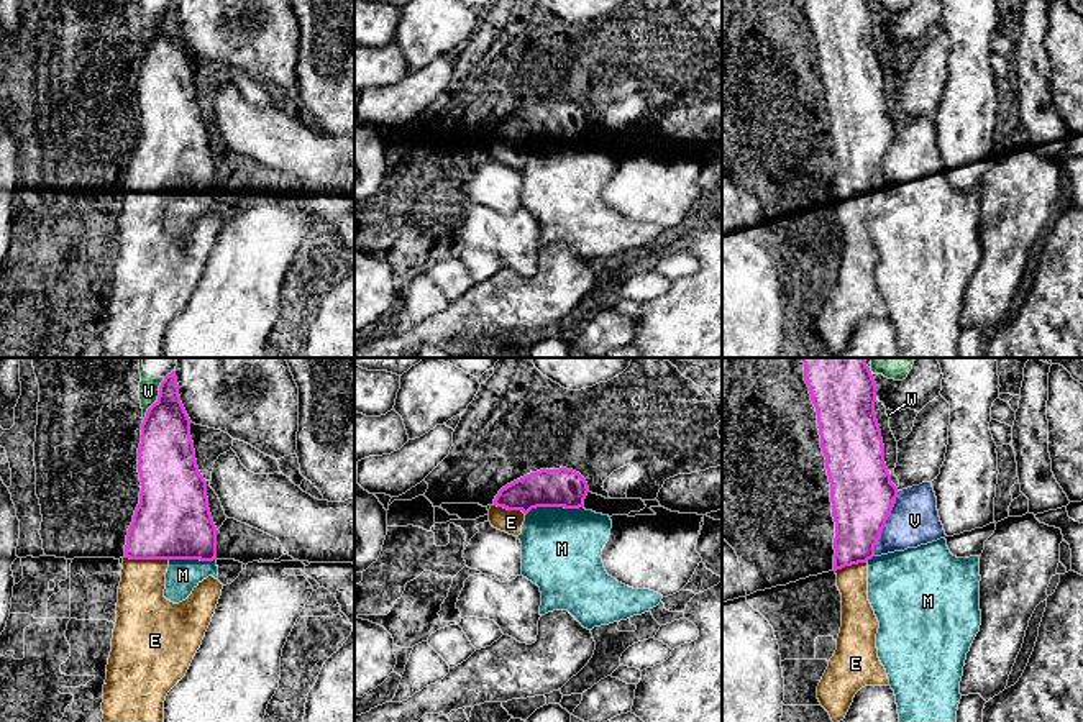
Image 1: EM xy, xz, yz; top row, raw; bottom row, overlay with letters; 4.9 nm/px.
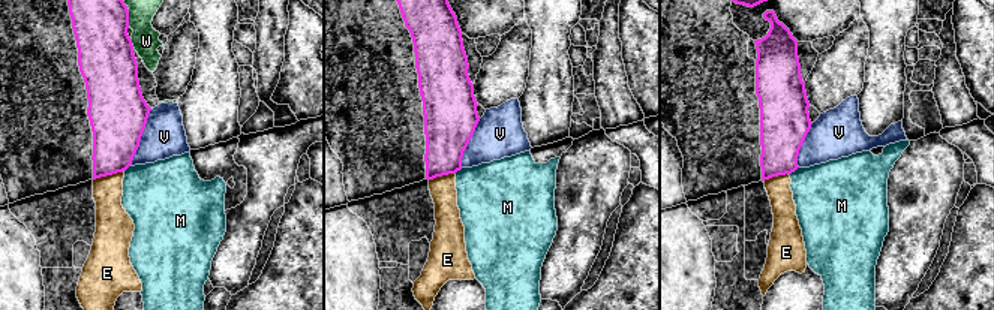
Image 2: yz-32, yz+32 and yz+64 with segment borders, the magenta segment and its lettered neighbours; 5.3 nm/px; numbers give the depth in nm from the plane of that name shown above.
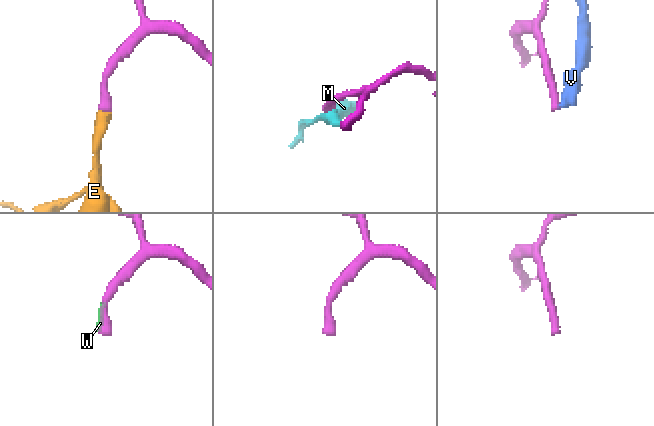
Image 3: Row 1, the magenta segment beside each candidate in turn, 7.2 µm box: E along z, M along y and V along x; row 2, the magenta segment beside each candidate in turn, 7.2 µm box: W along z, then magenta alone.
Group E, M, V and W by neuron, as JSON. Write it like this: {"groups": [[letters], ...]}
{"groups": [["E"], ["M", "V"], ["W"]]}

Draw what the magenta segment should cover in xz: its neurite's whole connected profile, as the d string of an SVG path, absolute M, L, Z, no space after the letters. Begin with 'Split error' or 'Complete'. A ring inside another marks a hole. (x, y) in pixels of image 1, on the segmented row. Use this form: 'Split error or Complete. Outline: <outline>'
Split error. Outline: M566 468L530 473L499 491L489 509L494 528L519 537L525 515L537 507L584 507L586 479Z

